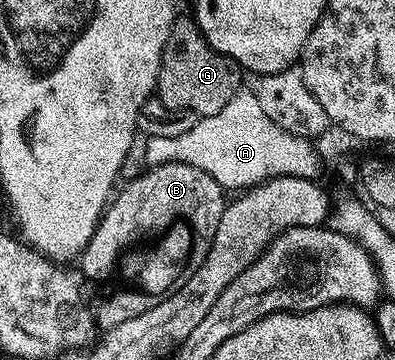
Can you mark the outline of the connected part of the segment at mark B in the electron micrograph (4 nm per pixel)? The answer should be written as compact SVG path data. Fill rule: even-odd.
M184 163L151 166L139 179L132 180L120 191L111 198L106 210L102 212L102 219L80 256L81 274L87 280L97 279L102 285L106 284L110 269L116 265L116 249L134 233L140 233L144 227L166 223L168 219L190 221L196 243L210 243L212 237L216 237L216 225L220 225L220 217L228 202L222 186L212 176Z

